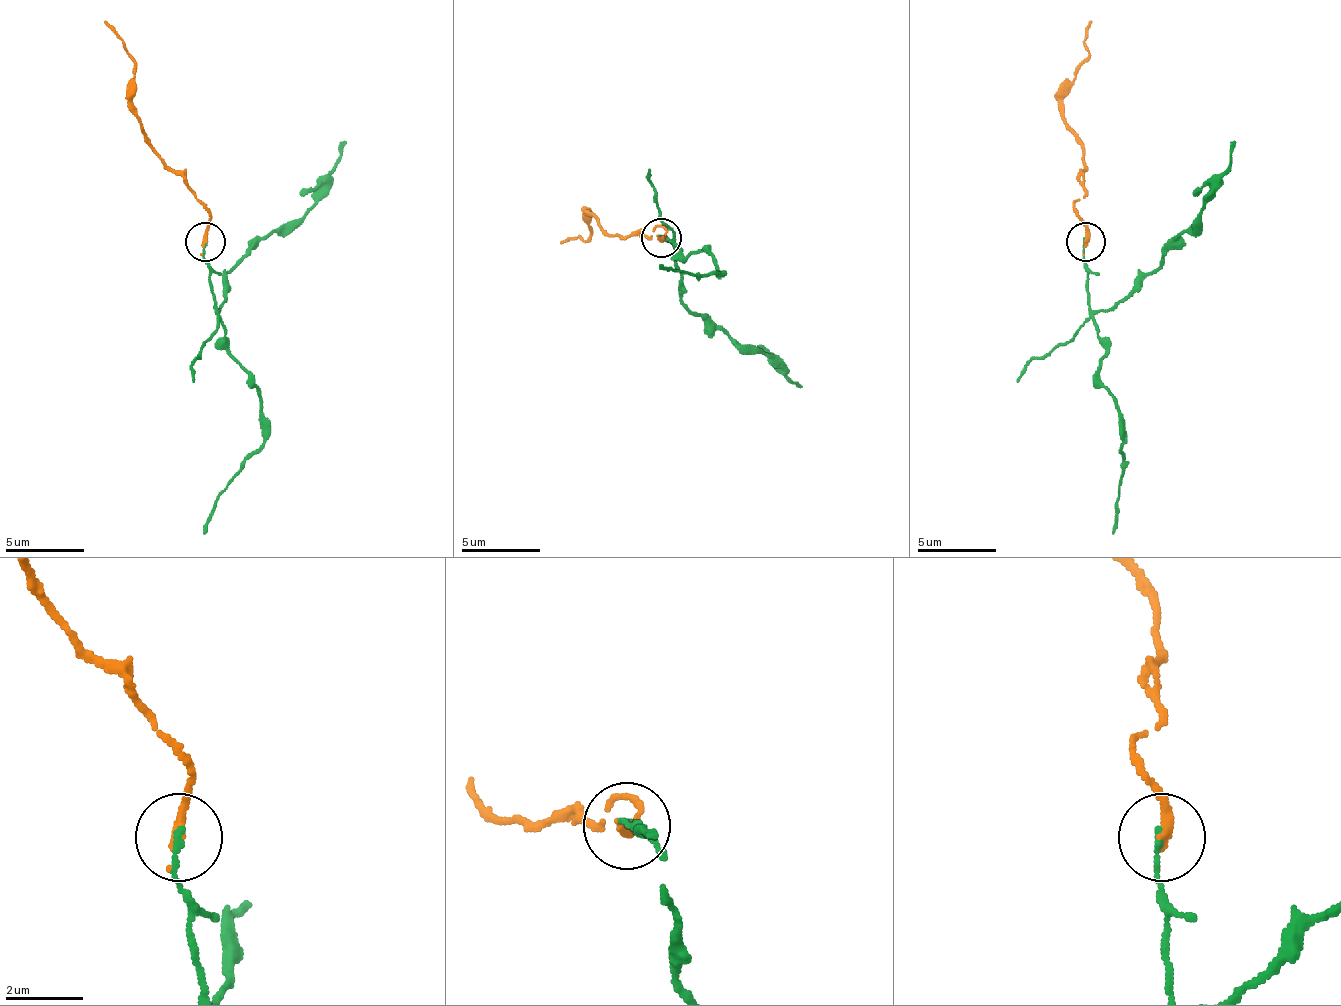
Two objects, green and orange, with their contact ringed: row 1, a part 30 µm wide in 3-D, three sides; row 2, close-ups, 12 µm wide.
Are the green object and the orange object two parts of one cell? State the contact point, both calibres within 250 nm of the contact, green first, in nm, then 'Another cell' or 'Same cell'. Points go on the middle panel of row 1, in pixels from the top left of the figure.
Place: (661, 237). Thickness 160 nm (green) against 280 nm. Another cell

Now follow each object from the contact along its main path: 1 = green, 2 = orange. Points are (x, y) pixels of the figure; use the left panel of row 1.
1: (206, 240), (202, 260), (218, 311), (226, 303), (226, 276), (316, 201), (316, 185), (339, 162), (347, 142)
2: (206, 240), (210, 213), (155, 150), (135, 115), (131, 87), (135, 60), (104, 21)

